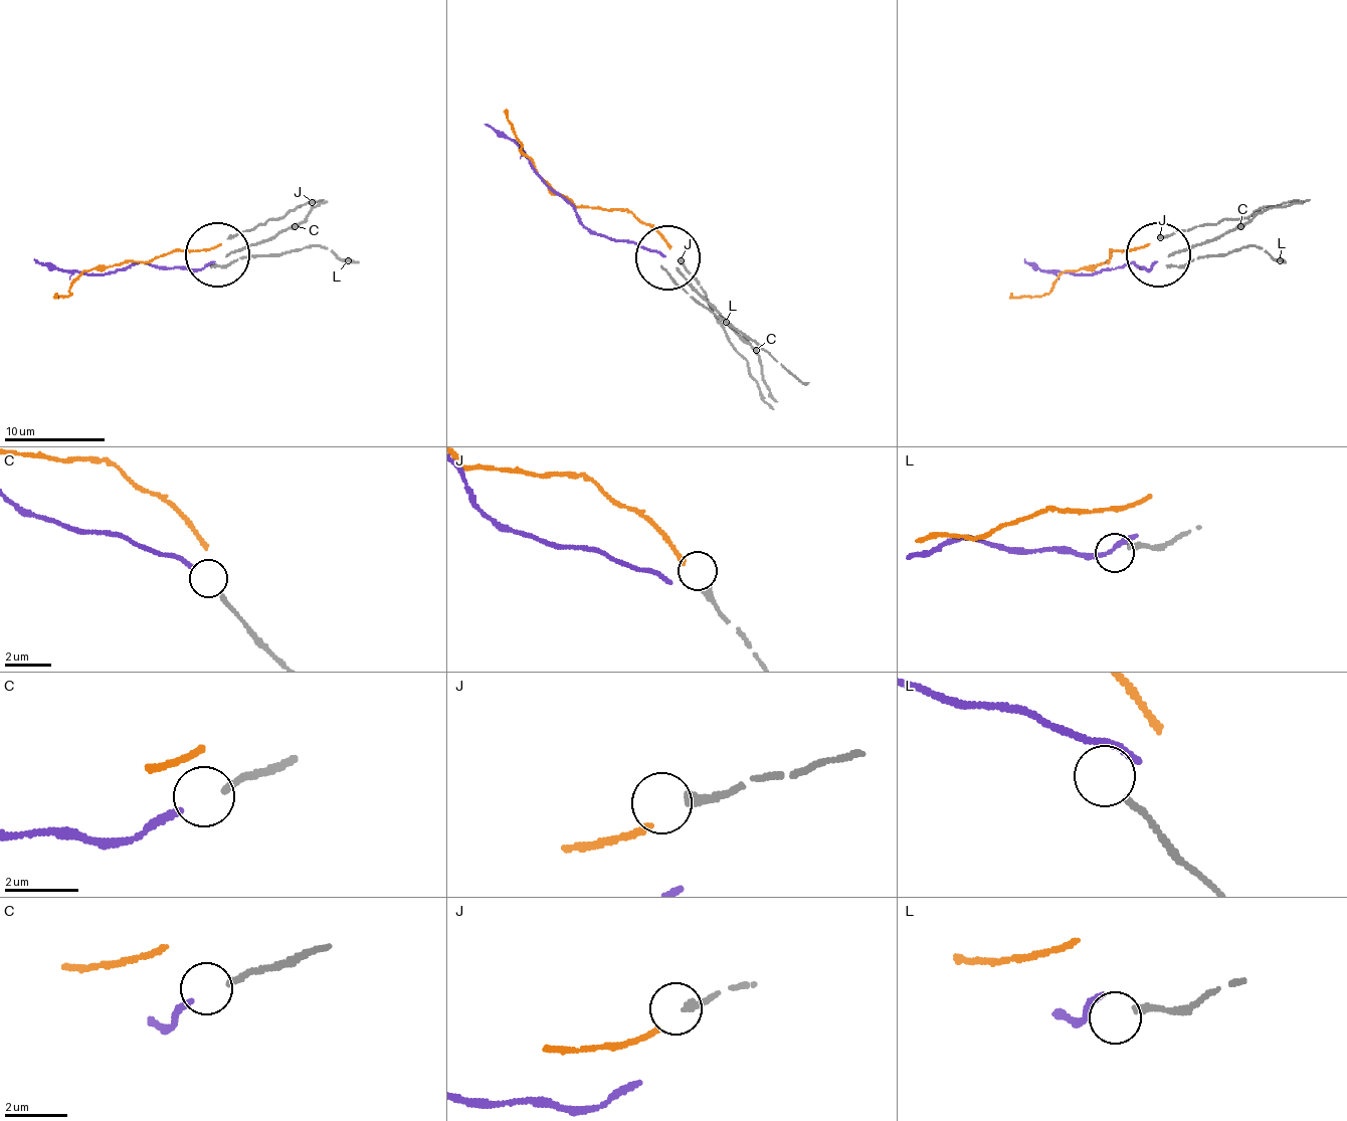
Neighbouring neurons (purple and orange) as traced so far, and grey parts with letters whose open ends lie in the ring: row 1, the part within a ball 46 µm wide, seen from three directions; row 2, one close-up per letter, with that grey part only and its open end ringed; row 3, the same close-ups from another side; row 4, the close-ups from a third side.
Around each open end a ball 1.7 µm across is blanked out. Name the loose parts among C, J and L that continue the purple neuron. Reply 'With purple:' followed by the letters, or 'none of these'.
With purple: C

